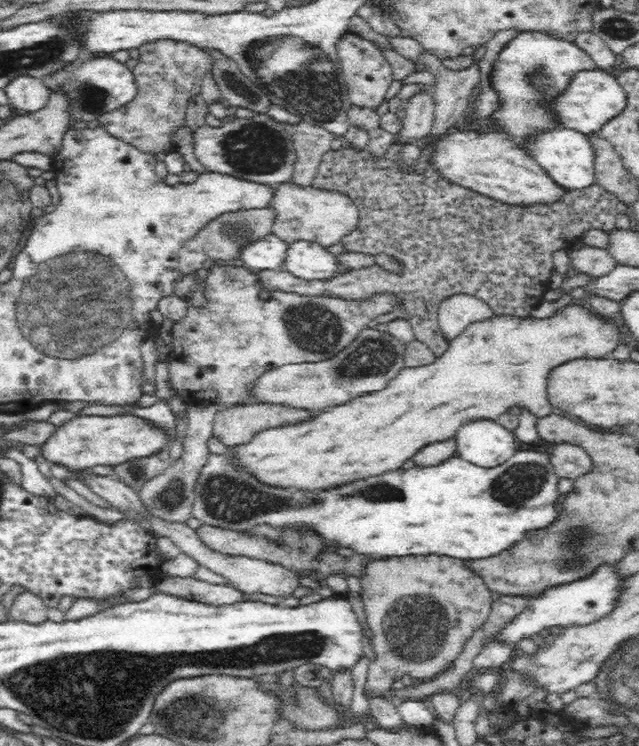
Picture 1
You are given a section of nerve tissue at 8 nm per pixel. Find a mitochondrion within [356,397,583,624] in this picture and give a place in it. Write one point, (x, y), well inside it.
(518, 484)

